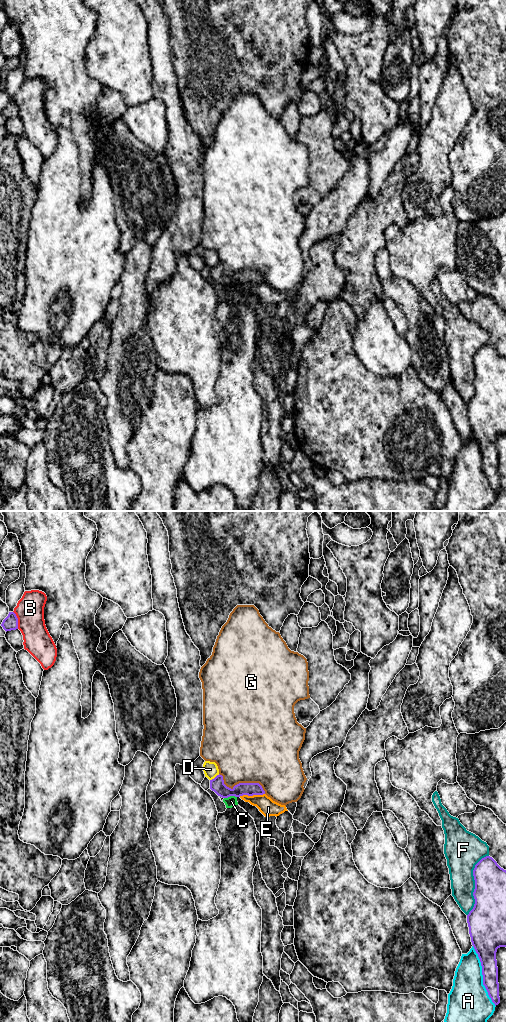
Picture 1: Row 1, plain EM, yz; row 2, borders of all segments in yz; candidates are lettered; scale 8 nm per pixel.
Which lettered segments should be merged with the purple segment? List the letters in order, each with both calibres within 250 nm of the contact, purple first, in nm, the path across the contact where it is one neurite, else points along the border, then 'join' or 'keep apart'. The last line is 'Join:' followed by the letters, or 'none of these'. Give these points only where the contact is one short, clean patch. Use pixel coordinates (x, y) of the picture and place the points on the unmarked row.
A: 190/340 nm | keep apart
B: 110/220 nm | keep apart
C: 120/90 nm | along yz (236, 284), (224, 286) | keep apart
D: 120/120 nm | keep apart
E: 110/140 nm | along yz (264, 281), (239, 284) | keep apart
F: 260/260 nm | keep apart
G: 120/480 nm | keep apart
Join: none of these

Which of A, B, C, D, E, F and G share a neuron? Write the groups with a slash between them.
A / B / C E / D / F / G

